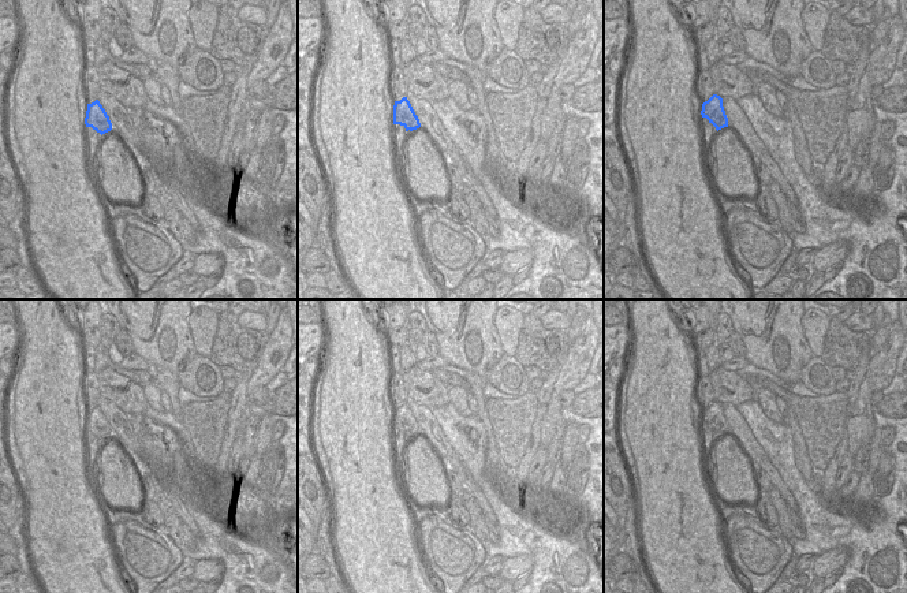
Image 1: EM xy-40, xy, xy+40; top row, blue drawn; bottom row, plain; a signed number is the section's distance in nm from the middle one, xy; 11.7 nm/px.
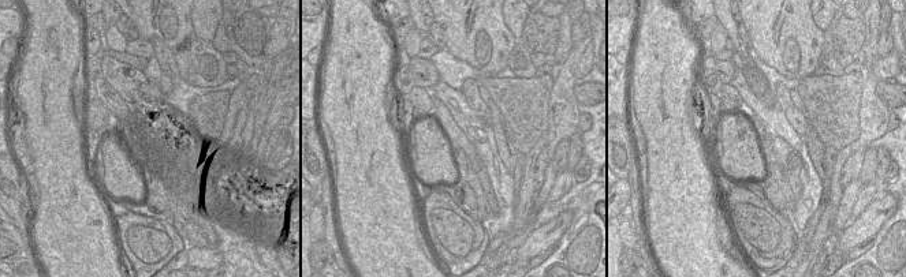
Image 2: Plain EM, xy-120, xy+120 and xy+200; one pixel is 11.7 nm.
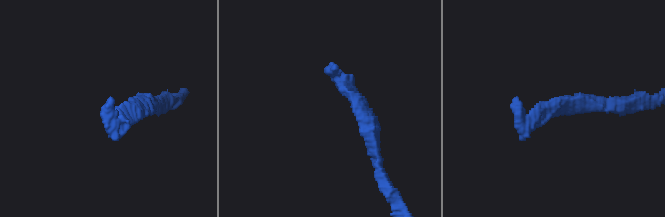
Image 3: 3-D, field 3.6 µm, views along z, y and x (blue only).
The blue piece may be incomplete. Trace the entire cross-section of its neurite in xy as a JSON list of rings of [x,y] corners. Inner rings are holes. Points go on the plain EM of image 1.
[[[403,403],[400,407],[395,407],[393,430],[403,432],[406,437],[413,437],[421,433],[419,425],[415,421],[407,403]]]

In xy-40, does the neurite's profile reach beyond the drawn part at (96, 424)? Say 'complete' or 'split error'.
complete

